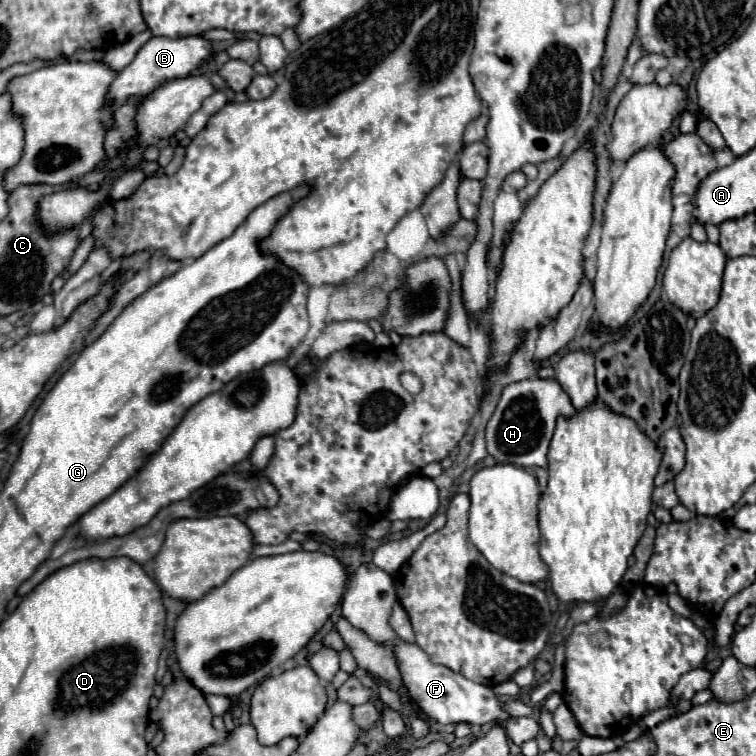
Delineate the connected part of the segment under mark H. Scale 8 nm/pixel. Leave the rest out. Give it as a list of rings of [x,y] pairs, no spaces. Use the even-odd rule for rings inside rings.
[[[535,378],[509,384],[503,390],[495,414],[487,422],[487,452],[497,462],[507,462],[523,468],[547,468],[547,448],[555,430],[555,422],[559,416],[573,418],[575,412],[577,410],[573,408],[569,396],[563,392],[557,380]]]

